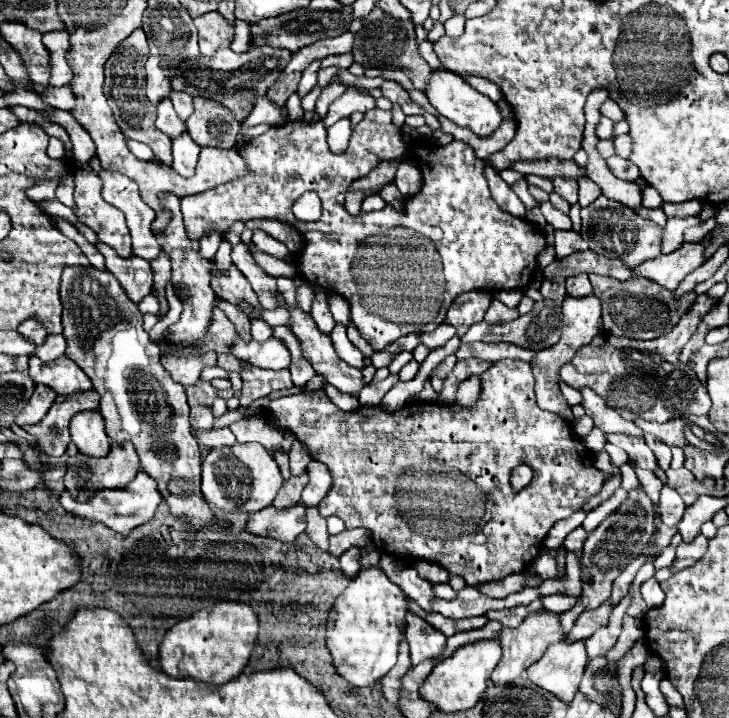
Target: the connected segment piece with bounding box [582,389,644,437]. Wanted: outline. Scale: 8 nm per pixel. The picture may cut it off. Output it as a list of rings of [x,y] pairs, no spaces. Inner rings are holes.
[[[582,389],[582,397],[584,397],[582,407],[586,409],[586,415],[594,419],[594,427],[598,427],[602,433],[624,433],[624,435],[632,435],[632,437],[644,435],[644,431],[640,427],[636,427],[632,421],[622,419],[592,389]]]

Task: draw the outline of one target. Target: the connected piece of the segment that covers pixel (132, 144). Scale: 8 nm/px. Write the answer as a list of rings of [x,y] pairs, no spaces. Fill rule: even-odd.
[[[128,141],[128,149],[138,157],[138,159],[142,159],[142,161],[152,161],[154,159],[154,153],[152,153],[152,149],[148,147],[148,145],[144,145],[144,143],[136,143],[136,141]]]

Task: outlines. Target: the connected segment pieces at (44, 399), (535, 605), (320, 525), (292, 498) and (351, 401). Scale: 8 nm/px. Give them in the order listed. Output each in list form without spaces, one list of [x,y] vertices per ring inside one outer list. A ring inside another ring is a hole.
[[[36,385],[36,391],[28,401],[28,407],[24,407],[24,413],[20,413],[20,417],[16,417],[16,425],[24,427],[24,425],[36,425],[36,421],[42,421],[42,417],[52,407],[54,399],[56,399],[54,389],[50,389],[48,385]]]
[[[532,601],[530,605],[516,605],[512,609],[504,609],[504,611],[488,611],[486,617],[500,621],[504,627],[516,627],[528,613],[538,613],[540,609],[542,609],[542,603]]]
[[[308,507],[308,527],[306,527],[306,535],[320,547],[320,549],[328,549],[328,531],[326,531],[326,519],[318,513],[316,507]]]
[[[304,471],[302,475],[290,477],[290,479],[282,485],[282,489],[280,489],[280,493],[276,495],[276,501],[274,501],[272,505],[278,507],[278,509],[282,509],[282,507],[292,507],[292,505],[300,503],[300,493],[302,493],[302,489],[306,487],[306,483],[308,483],[308,473],[306,473],[306,471]]]
[[[326,385],[324,387],[324,391],[326,391],[326,395],[342,409],[342,411],[354,411],[354,409],[358,409],[360,407],[360,403],[358,403],[358,397],[356,395],[346,395],[346,393],[340,393],[338,389],[332,389],[332,385]]]

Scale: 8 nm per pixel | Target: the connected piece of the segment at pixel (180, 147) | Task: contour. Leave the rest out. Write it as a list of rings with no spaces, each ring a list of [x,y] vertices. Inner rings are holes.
[[[184,133],[184,137],[176,137],[172,141],[172,155],[174,155],[172,169],[182,177],[192,177],[198,161],[198,153],[200,153],[200,147],[190,139],[188,133]]]

